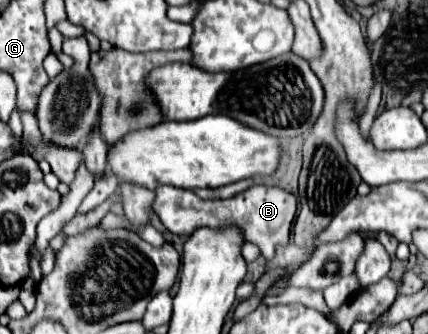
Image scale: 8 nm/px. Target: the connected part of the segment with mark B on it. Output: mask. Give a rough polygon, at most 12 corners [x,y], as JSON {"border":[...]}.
{"border":[[252,185],[224,201],[156,189],[154,211],[170,233],[236,223],[272,259],[288,245],[298,201]]}

